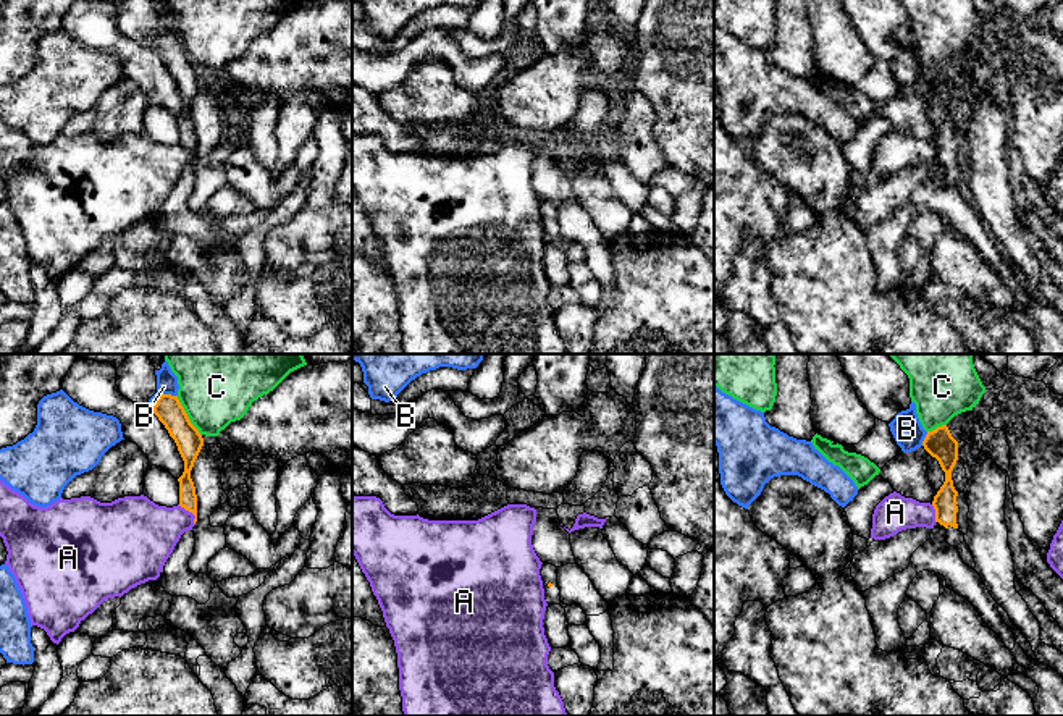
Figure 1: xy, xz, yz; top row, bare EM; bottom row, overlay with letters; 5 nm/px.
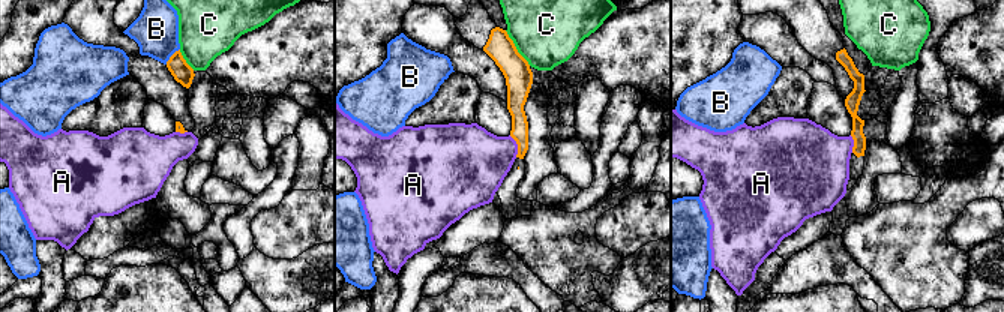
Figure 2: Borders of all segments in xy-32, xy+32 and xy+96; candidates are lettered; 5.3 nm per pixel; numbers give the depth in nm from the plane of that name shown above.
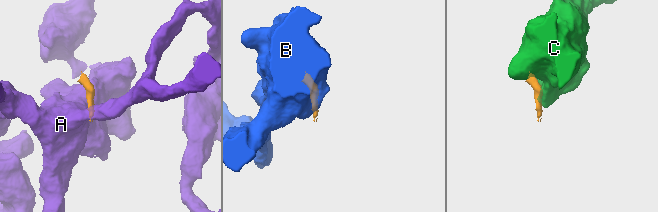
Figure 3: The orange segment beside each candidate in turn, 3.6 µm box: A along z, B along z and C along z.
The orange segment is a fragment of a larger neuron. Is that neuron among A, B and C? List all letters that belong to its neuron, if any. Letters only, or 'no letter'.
no letter

